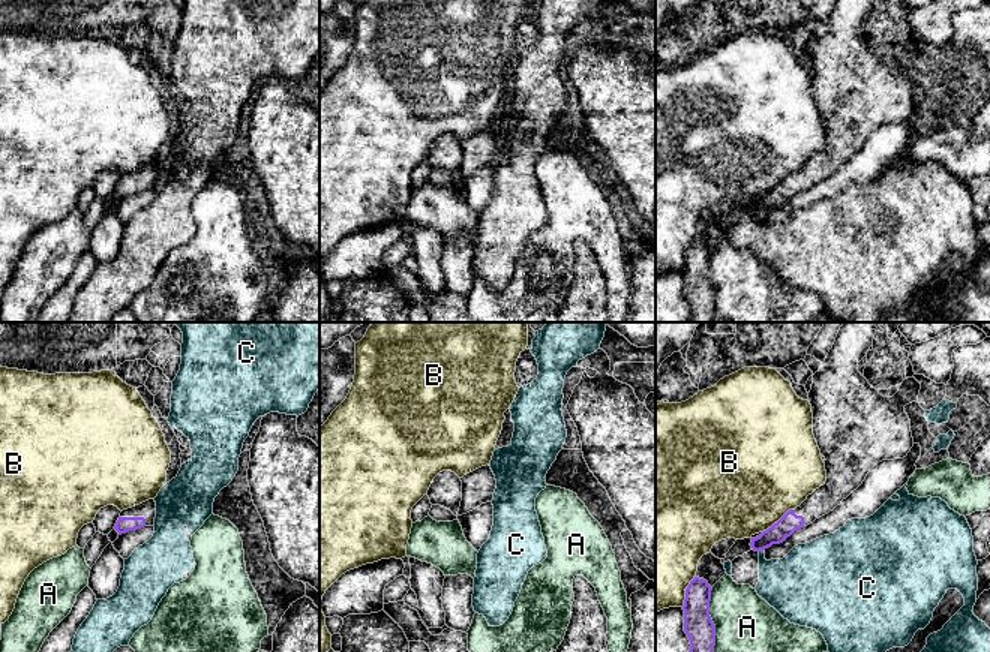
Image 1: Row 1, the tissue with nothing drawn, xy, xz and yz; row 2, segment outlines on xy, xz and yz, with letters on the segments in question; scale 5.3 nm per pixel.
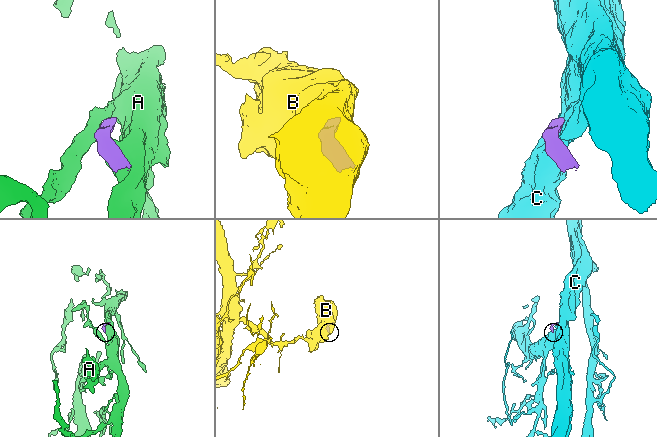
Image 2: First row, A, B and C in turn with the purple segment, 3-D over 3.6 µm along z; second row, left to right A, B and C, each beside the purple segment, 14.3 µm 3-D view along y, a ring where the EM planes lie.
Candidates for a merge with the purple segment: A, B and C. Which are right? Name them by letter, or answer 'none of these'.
none of these

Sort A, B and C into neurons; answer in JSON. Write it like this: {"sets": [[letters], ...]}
{"sets": [["A"], ["B"], ["C"]]}

